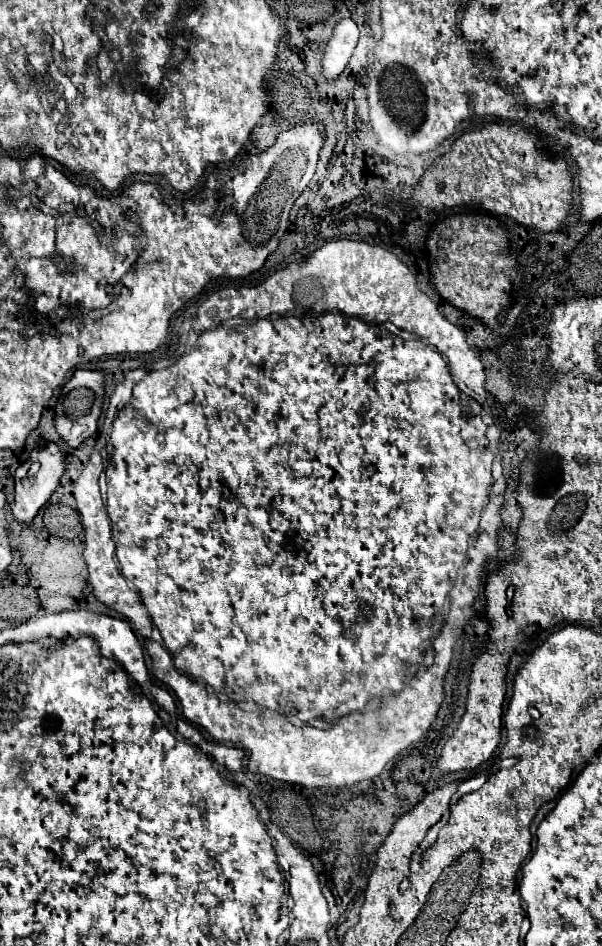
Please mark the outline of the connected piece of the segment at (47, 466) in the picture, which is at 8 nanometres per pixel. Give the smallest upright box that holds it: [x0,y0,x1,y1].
[12,443,64,525]

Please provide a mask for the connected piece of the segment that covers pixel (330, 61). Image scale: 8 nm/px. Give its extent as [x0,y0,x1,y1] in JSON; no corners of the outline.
[322,19,358,79]

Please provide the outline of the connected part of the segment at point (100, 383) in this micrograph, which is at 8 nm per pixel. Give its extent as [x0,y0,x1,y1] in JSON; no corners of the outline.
[54,371,104,449]

